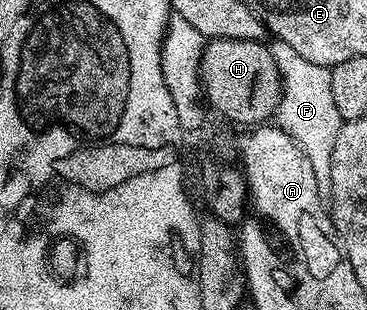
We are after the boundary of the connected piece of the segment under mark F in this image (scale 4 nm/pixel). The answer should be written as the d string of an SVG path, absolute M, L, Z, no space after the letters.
M275 41L270 44L270 48L273 61L277 61L277 69L283 74L277 126L294 139L305 157L309 157L309 165L313 165L313 173L317 177L317 193L323 200L330 200L333 145L337 145L337 133L341 133L345 122L337 109L330 70L313 65L313 61L305 61L305 57L301 57L293 45Z

